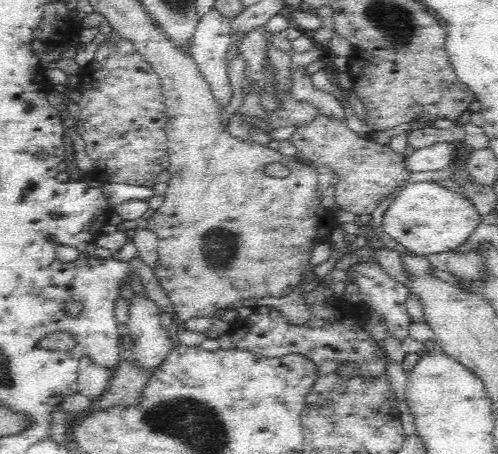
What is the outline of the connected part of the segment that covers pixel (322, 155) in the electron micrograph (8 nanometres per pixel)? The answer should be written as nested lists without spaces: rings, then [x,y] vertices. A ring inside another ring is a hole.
[[[324,115],[316,118],[308,126],[300,126],[290,136],[288,142],[315,166],[328,166],[334,176],[339,176],[335,202],[356,216],[372,214],[381,201],[398,189],[402,181],[409,176],[404,155],[395,152],[390,145],[374,142],[372,137],[360,138],[345,122],[331,120]]]

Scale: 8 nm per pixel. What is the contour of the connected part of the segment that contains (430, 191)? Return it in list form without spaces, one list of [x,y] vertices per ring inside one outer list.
[[[435,182],[407,183],[386,208],[381,229],[396,242],[400,242],[409,252],[427,257],[431,254],[454,251],[464,244],[482,216],[472,201]]]

